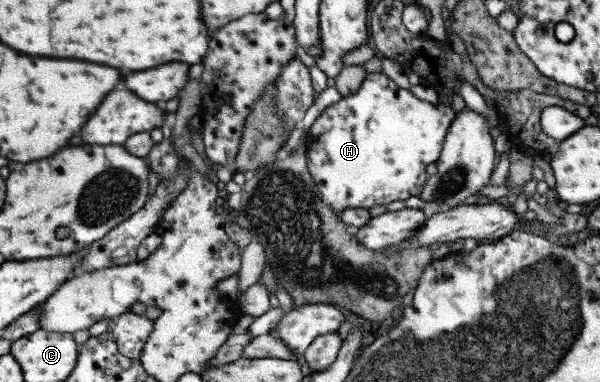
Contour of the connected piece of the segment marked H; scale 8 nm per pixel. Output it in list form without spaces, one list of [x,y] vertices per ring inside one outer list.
[[[368,72],[354,93],[326,107],[307,131],[308,172],[318,188],[317,194],[337,213],[354,207],[369,209],[375,205],[388,205],[417,195],[424,188],[426,167],[442,155],[446,133],[456,115],[458,113],[447,104],[438,102],[433,105],[414,96],[410,90],[399,88],[382,72]]]

